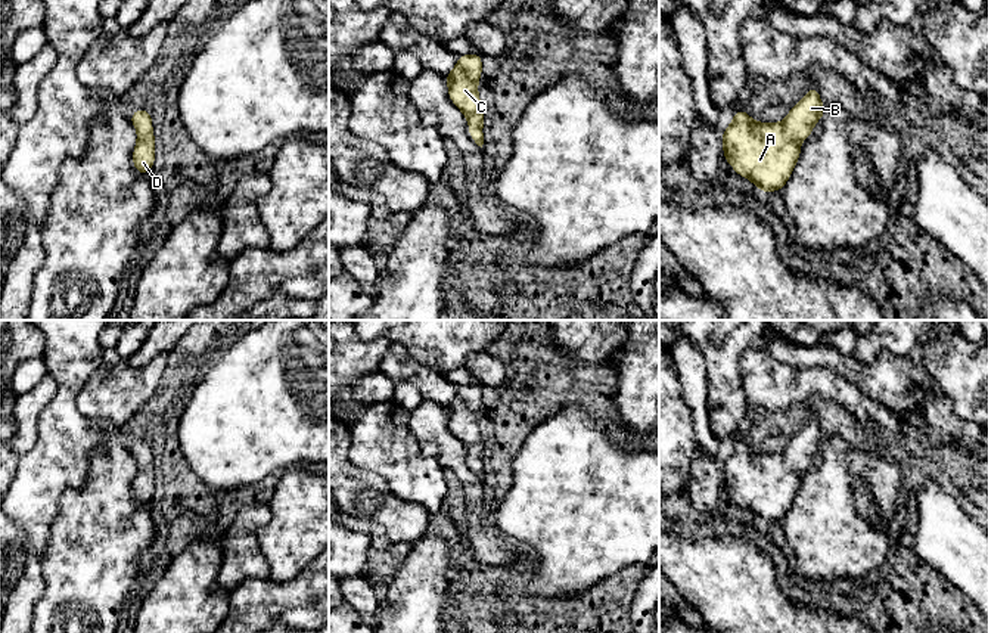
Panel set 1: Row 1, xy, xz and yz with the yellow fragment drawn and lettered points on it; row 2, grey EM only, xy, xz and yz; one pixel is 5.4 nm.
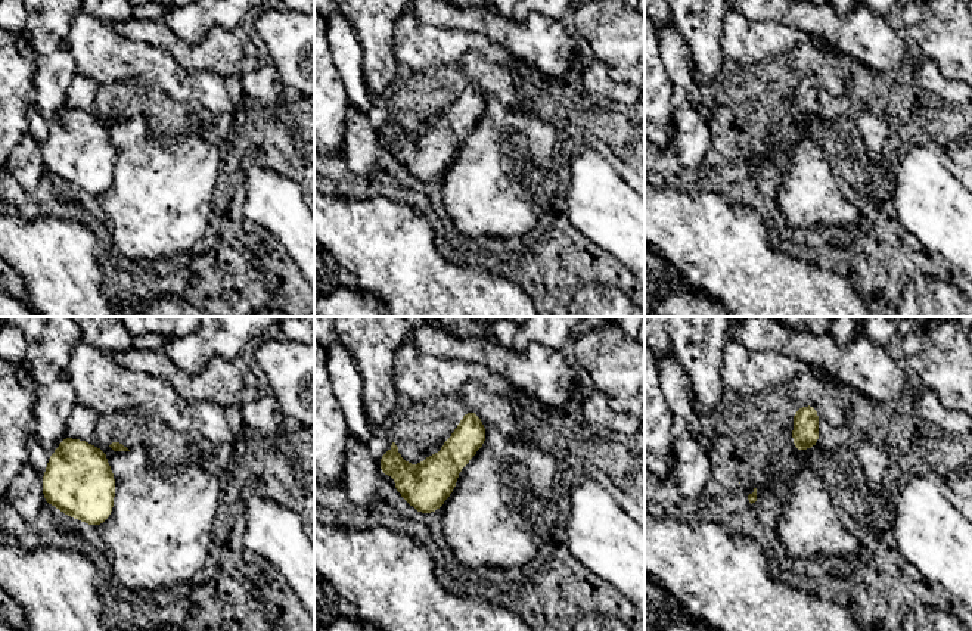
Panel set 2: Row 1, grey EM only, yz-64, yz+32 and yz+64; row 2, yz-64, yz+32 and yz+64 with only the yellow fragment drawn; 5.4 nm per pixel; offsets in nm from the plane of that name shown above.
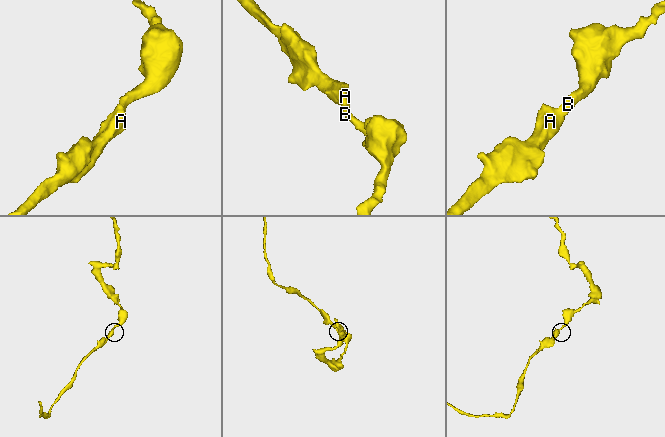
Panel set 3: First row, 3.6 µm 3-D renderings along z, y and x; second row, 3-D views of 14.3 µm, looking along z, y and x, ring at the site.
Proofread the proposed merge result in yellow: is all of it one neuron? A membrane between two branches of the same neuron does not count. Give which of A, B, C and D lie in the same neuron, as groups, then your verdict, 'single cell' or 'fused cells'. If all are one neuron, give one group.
groups A B C D; single cell

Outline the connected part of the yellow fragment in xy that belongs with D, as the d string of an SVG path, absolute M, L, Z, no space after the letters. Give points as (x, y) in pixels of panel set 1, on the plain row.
M134 440L130 453L137 459L137 474L133 480L133 496L137 503L149 505L155 493L152 446L146 440Z

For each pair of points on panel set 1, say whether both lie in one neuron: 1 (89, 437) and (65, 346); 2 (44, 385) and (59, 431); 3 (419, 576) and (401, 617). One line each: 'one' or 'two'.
1: one
2: two
3: one

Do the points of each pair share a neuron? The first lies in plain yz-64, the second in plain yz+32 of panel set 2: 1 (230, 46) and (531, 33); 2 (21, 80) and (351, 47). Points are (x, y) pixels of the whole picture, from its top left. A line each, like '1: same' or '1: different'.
1: same
2: different

